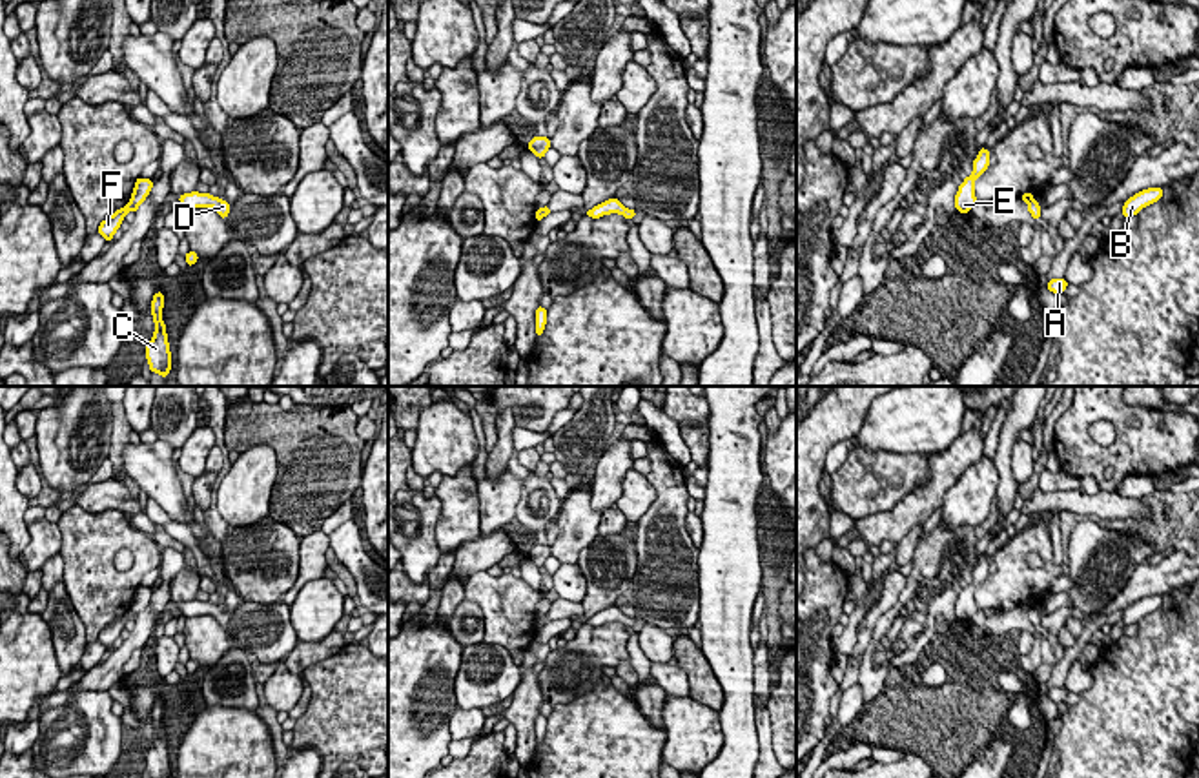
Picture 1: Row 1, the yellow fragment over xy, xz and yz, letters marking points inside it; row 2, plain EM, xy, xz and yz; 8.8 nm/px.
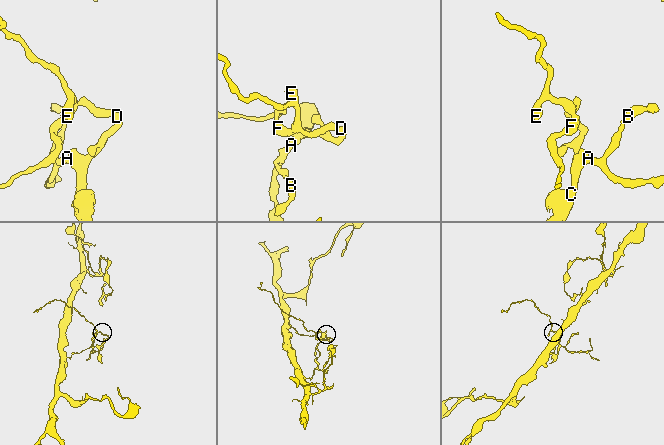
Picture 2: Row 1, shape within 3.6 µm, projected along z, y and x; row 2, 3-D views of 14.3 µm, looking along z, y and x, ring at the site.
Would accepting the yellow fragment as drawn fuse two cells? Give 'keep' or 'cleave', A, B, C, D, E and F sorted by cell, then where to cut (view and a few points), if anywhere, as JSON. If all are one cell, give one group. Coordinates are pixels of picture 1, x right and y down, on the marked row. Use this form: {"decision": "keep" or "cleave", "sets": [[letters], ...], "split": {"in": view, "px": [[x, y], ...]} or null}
{"decision": "cleave", "sets": [["A", "B", "C", "D", "E"], ["F"]], "split": {"in": "xy", "px": [[130, 201], [137, 206]]}}

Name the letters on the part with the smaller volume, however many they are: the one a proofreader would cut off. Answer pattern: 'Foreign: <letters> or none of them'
Foreign: A, B, C, D, E

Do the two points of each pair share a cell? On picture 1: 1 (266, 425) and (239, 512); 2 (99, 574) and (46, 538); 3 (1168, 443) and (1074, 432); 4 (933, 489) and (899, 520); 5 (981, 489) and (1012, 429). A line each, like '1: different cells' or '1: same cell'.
1: different cells
2: different cells
3: same cell
4: same cell
5: different cells

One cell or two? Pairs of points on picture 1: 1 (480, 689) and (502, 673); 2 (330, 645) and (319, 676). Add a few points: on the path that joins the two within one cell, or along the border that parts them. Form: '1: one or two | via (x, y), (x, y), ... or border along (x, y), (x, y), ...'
1: one | via (485, 684), (496, 678)
2: two | border along (347, 644), (336, 653), (312, 662), (301, 675)

